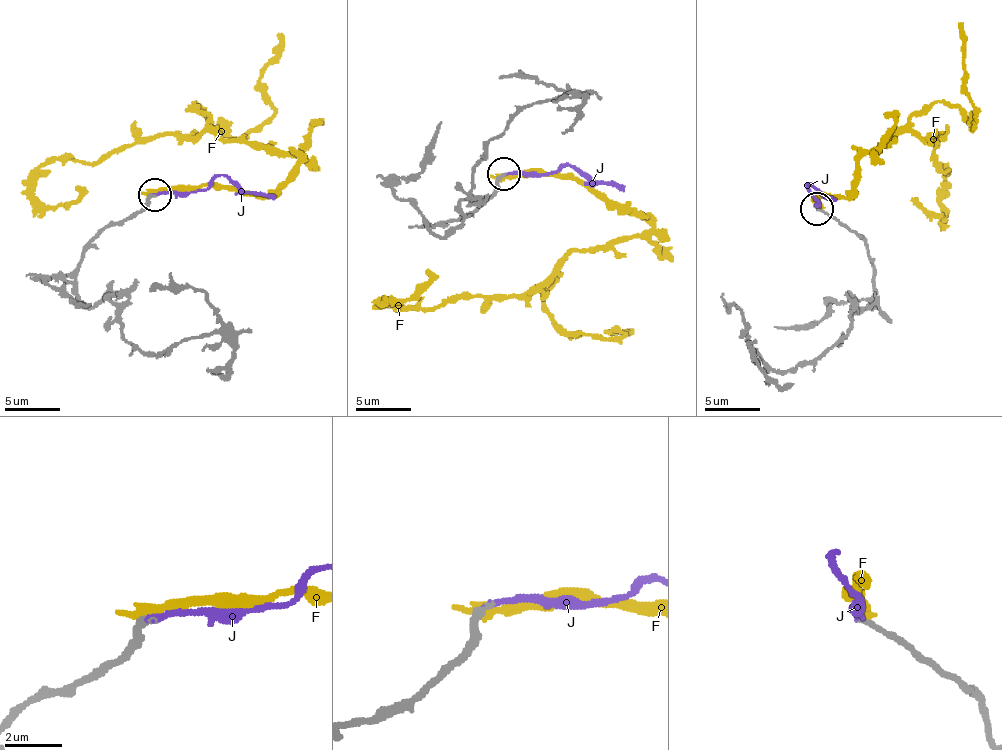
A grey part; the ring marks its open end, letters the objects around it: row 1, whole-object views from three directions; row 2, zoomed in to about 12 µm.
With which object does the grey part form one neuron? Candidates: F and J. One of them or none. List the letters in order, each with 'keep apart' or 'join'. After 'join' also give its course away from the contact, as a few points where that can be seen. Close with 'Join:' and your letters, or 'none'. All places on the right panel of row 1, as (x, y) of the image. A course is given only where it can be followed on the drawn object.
F: keep apart
J: join; it runs (818, 208), (808, 185), (825, 197), (836, 200)
Join: J

